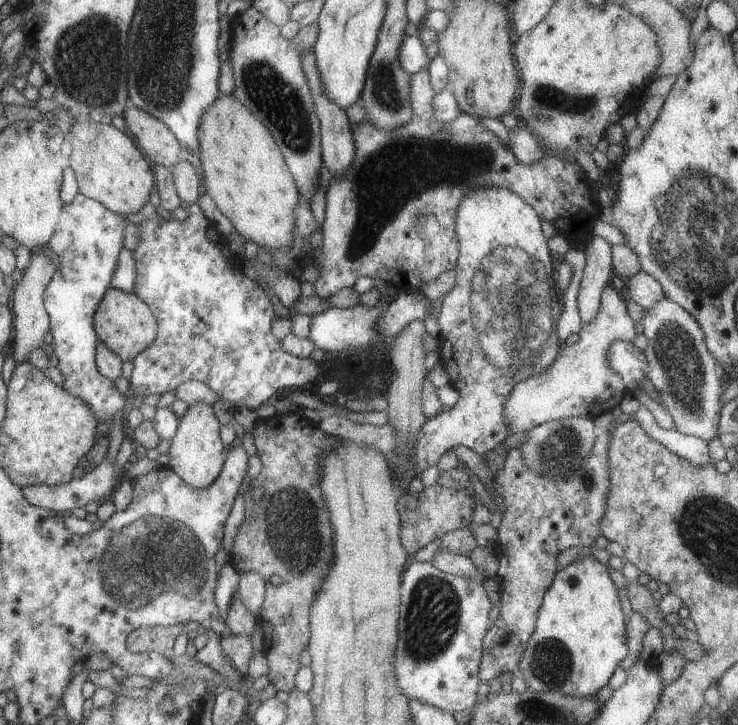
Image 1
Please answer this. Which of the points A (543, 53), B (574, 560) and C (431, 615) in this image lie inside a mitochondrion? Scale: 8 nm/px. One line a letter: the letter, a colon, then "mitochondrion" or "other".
A: other
B: other
C: mitochondrion

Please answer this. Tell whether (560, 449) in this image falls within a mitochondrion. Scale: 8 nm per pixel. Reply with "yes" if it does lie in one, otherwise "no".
yes

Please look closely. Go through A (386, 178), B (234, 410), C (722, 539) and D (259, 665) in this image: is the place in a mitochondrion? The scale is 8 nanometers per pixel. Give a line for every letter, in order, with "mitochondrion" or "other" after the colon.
A: mitochondrion
B: other
C: mitochondrion
D: other

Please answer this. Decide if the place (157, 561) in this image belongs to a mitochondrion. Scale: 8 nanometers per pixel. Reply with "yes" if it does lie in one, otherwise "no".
yes

